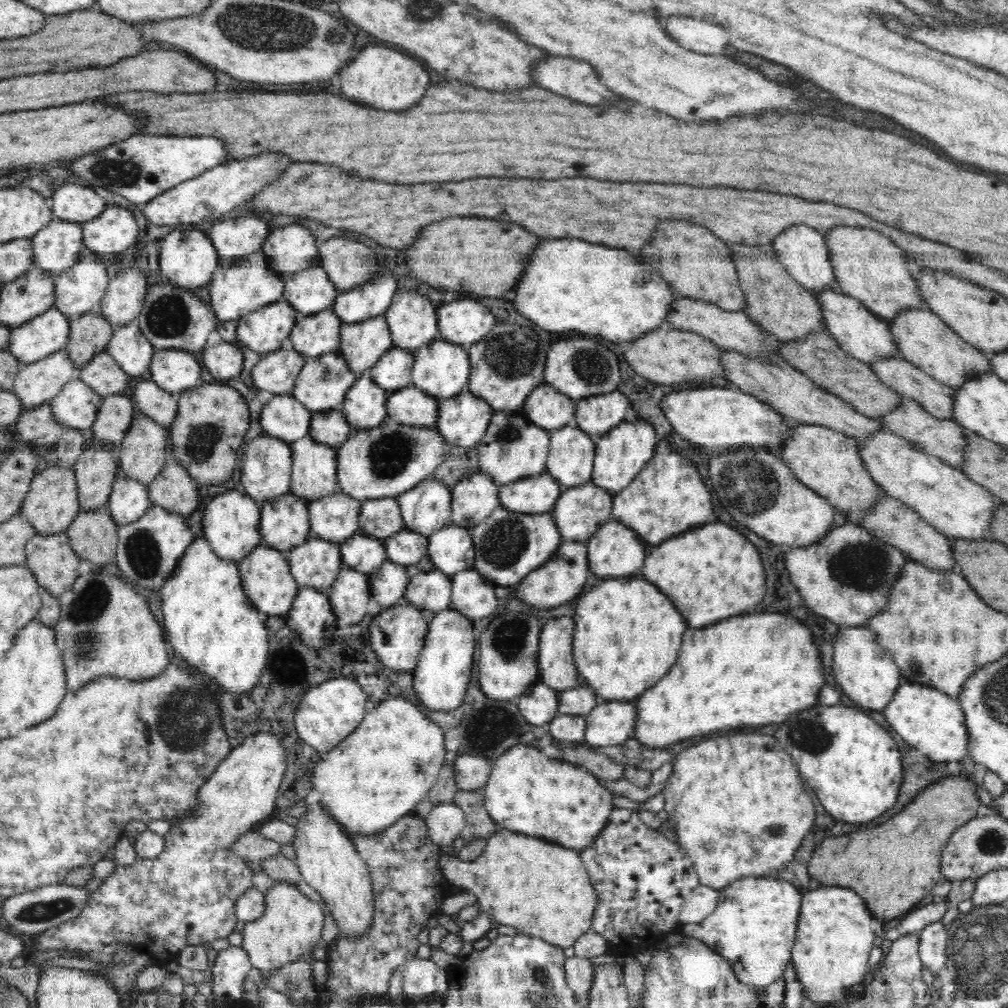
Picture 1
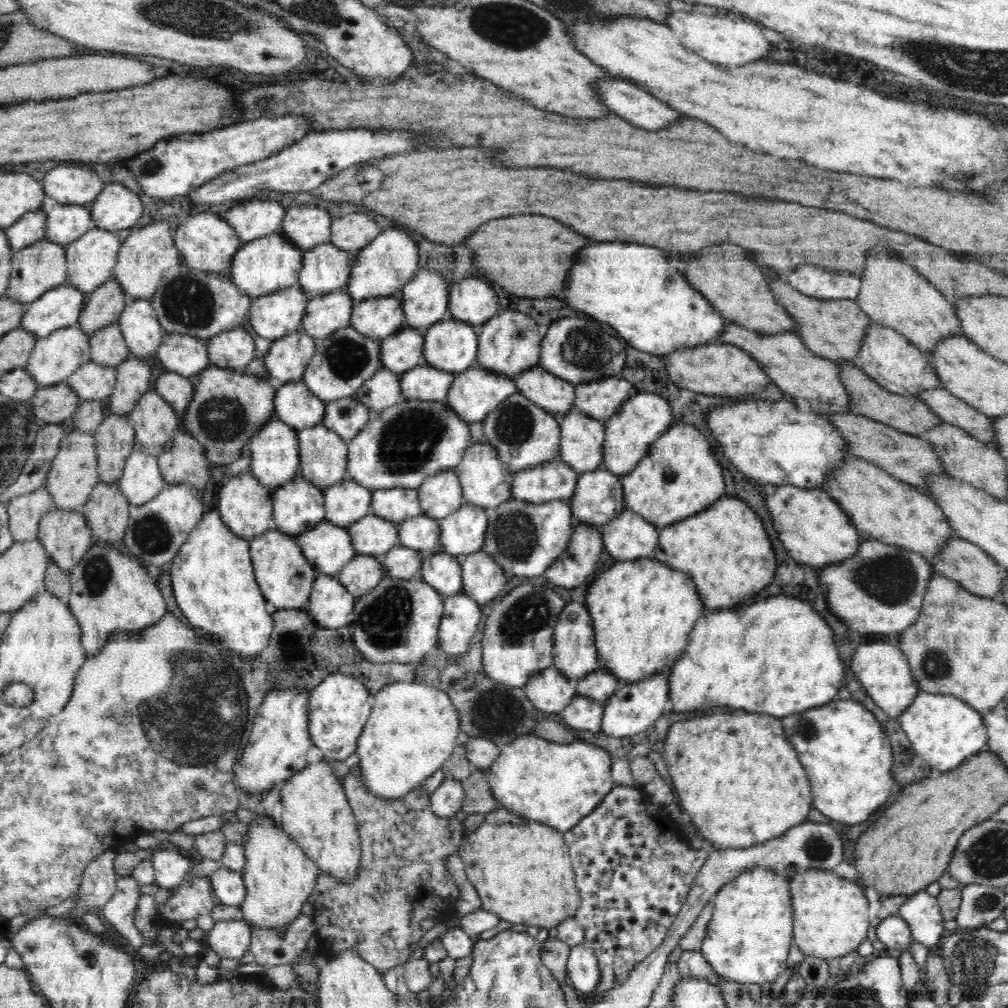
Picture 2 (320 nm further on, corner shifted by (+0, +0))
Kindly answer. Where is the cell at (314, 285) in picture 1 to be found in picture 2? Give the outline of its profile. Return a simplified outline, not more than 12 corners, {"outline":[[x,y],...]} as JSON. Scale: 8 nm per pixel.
{"outline":[[331,242],[303,252],[309,297],[345,290],[354,254]]}

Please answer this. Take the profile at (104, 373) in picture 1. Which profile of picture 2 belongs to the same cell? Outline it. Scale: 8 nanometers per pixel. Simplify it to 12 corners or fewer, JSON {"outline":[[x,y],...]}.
{"outline":[[118,323],[89,338],[91,361],[116,368],[131,355]]}

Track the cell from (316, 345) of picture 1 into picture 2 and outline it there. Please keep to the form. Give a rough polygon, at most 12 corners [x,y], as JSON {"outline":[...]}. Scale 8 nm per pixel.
{"outline":[[346,290],[311,296],[301,330],[316,341],[350,325]]}

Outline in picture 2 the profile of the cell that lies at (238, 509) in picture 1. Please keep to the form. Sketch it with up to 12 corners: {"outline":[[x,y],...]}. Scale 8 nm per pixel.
{"outline":[[252,473],[226,479],[217,510],[249,541],[275,528],[273,490]]}

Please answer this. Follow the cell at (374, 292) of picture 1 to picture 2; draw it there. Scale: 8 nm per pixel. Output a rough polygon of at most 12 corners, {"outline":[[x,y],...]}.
{"outline":[[388,228],[354,254],[354,306],[397,296],[420,269],[413,234]]}

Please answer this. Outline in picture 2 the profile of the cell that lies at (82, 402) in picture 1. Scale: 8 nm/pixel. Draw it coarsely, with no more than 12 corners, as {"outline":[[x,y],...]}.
{"outline":[[90,360],[65,378],[79,399],[105,402],[114,367]]}

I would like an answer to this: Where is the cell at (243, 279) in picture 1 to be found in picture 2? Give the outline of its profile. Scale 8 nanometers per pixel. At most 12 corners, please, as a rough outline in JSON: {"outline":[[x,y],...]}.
{"outline":[[272,233],[243,243],[231,280],[252,299],[299,285],[304,250]]}

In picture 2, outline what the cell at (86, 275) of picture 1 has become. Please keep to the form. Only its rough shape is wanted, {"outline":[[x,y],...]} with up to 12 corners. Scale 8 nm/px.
{"outline":[[94,227],[64,246],[72,286],[85,294],[113,277],[116,232]]}

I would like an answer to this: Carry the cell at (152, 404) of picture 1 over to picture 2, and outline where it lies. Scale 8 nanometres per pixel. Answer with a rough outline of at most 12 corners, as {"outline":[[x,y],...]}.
{"outline":[[166,370],[153,390],[181,417],[192,378]]}

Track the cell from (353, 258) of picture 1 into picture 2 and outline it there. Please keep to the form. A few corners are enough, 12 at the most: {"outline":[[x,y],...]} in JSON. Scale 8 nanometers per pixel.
{"outline":[[372,214],[332,219],[330,242],[356,254],[382,228]]}

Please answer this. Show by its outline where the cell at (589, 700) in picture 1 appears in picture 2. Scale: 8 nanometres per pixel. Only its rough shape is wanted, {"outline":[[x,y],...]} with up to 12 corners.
{"outline":[[604,667],[576,681],[578,695],[603,705],[620,681]]}

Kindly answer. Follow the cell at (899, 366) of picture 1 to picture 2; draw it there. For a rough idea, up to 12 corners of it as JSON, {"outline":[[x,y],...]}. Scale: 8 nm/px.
{"outline":[[943,387],[917,395],[942,422],[982,443],[994,420]]}

